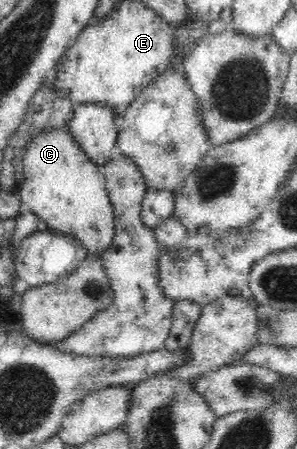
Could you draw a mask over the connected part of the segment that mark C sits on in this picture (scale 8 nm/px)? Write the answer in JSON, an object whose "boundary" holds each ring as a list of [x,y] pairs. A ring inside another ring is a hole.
{"boundary":[[[66,128],[34,133],[22,163],[24,181],[18,192],[24,209],[44,219],[48,229],[73,237],[86,248],[87,258],[100,255],[115,234],[114,208],[104,174],[86,157],[75,137]]]}

